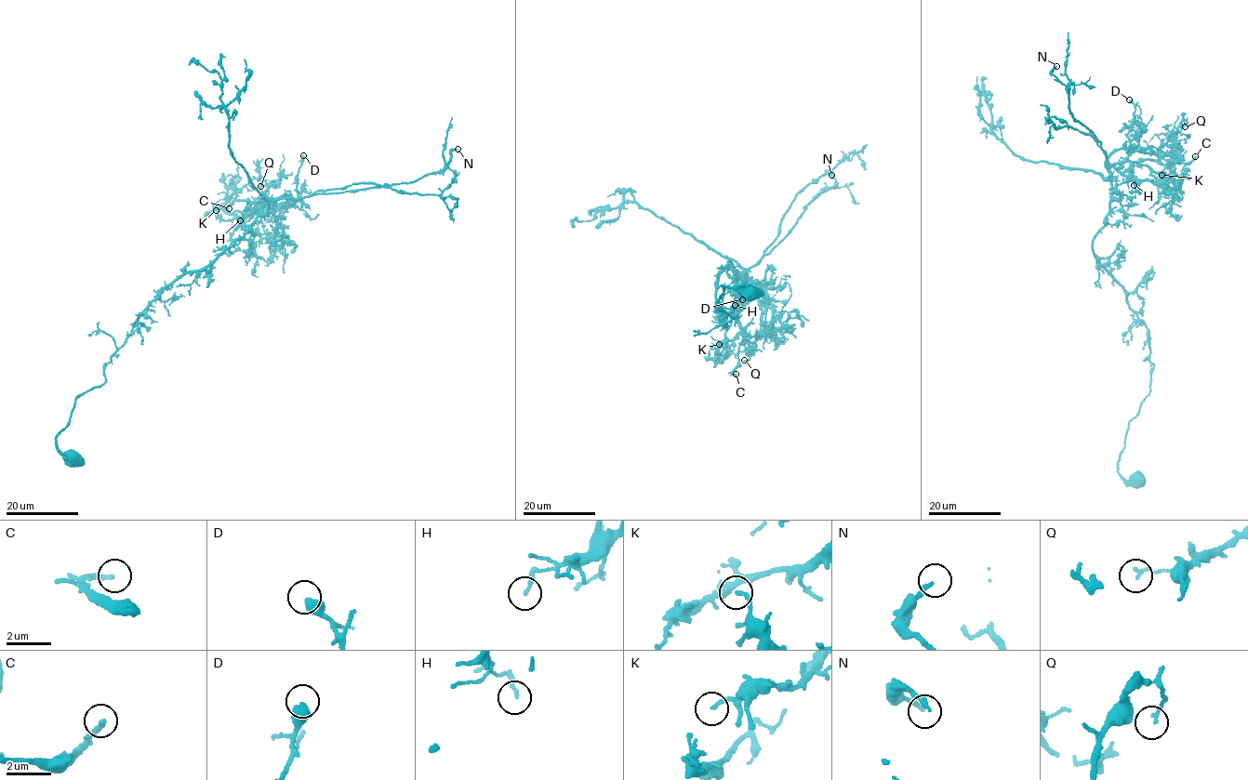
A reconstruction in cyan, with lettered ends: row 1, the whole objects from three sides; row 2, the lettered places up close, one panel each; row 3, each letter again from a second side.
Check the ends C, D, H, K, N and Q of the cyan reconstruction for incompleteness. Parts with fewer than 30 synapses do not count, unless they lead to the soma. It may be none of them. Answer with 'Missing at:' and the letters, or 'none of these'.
Missing at: none of these

